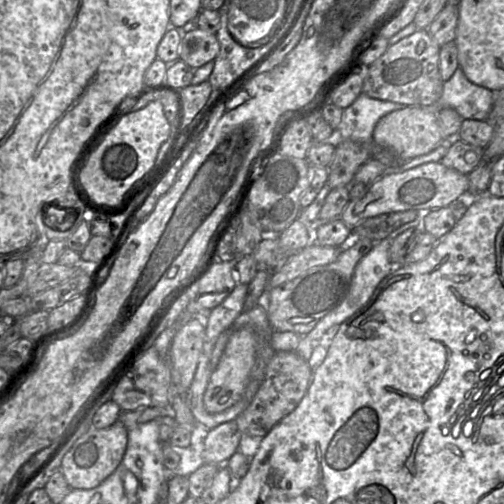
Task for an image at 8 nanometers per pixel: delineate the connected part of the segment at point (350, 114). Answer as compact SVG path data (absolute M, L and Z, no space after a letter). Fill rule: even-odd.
M364 93L343 110L341 122L336 131L338 140L374 142L373 132L377 122L394 110L406 105L371 98Z

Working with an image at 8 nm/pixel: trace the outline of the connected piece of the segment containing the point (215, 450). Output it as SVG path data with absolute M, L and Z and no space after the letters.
M235 420L211 429L204 440L202 457L205 463L224 465L237 452L241 437Z

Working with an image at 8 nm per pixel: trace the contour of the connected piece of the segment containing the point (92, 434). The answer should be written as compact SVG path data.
M121 421L109 427L90 427L64 454L60 470L71 489L92 489L103 482L120 464L127 446L128 431Z

